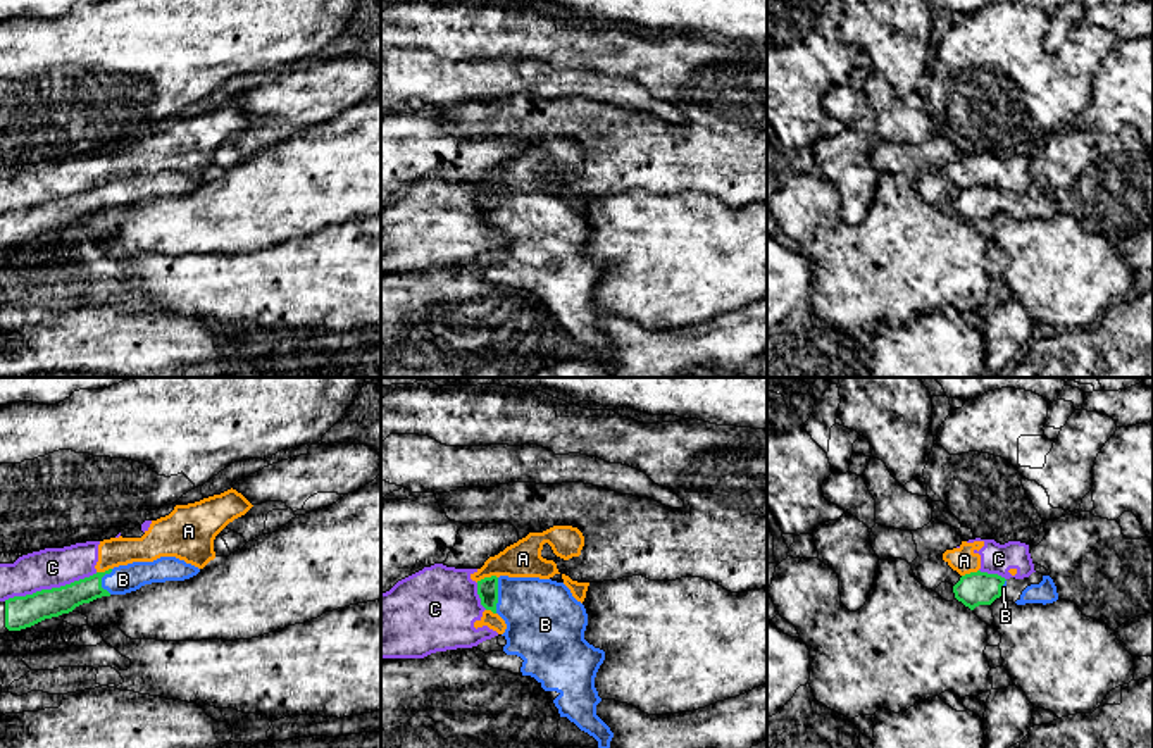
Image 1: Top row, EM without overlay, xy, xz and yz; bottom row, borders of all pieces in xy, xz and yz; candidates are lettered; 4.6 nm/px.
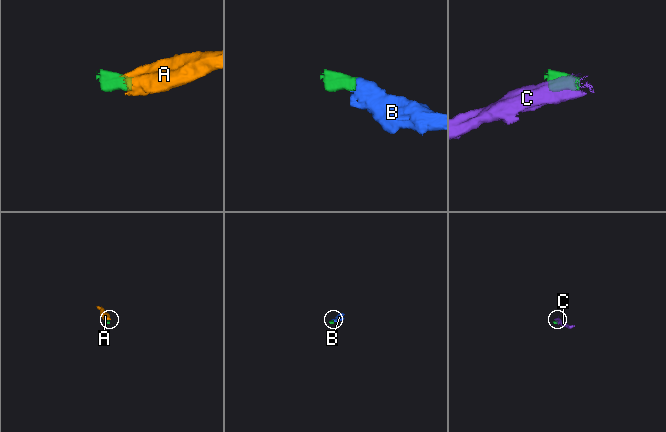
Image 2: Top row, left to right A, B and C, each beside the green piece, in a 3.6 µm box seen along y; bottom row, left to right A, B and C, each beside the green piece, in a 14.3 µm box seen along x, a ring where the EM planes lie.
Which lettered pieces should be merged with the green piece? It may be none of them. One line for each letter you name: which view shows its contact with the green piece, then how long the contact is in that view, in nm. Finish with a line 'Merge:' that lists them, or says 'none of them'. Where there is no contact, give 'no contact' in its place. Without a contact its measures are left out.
B: meets green in xz; contact 170 nm long
Merge: B

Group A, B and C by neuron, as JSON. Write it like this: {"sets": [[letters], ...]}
{"sets": [["A", "C"], ["B"]]}

